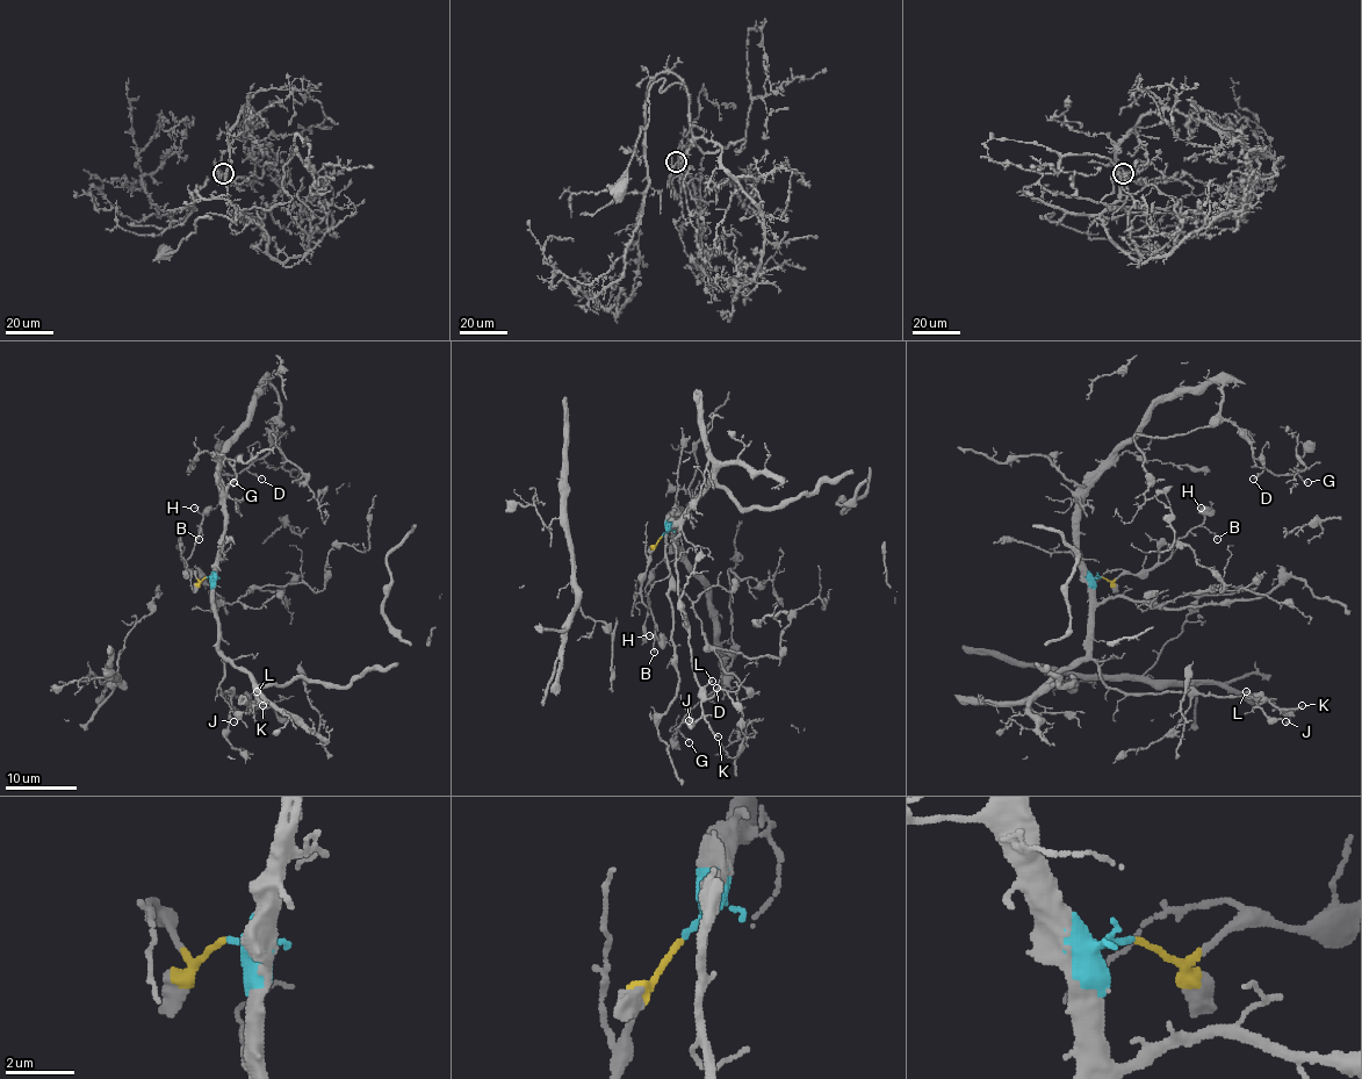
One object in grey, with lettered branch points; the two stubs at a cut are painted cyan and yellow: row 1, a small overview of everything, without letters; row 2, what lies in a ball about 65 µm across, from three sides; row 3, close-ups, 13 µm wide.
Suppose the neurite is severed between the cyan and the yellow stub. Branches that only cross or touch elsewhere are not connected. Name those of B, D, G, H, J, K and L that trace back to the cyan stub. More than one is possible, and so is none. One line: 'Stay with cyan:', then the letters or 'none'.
Stay with cyan: D, G, J, K, L

